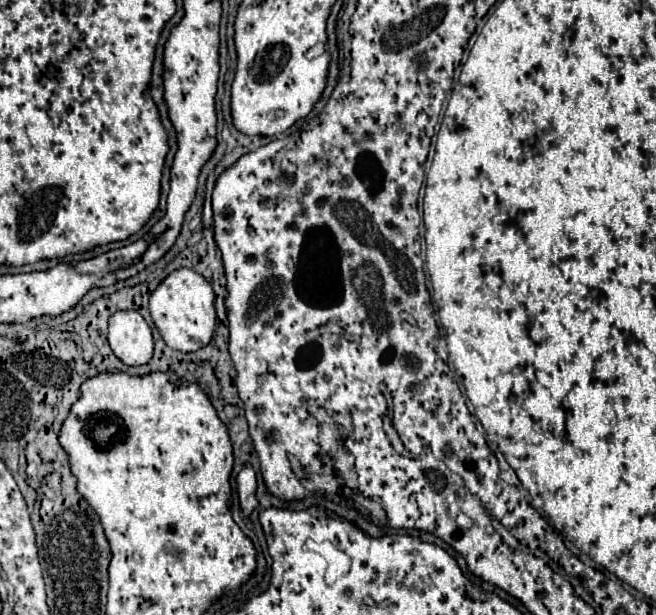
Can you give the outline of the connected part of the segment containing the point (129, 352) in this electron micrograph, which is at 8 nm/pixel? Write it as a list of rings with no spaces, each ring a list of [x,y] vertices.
[[[118,310],[108,320],[108,342],[114,354],[128,366],[146,364],[152,358],[154,340],[146,320],[136,310]]]

